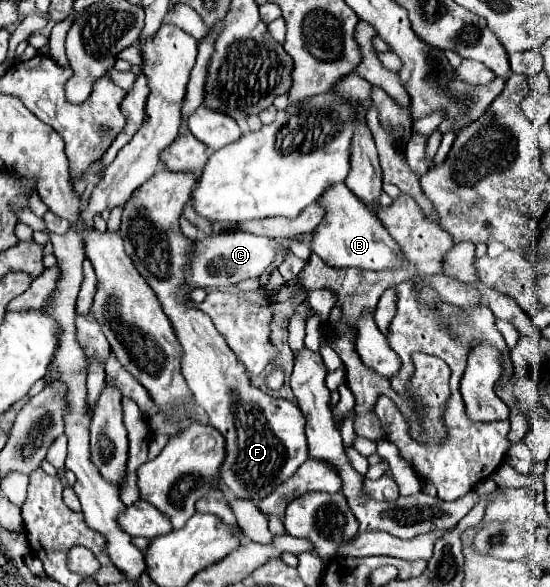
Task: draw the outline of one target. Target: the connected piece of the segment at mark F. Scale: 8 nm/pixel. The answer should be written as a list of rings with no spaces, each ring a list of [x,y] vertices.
[[[158,169],[124,205],[120,235],[126,253],[156,293],[174,327],[178,343],[182,345],[182,375],[194,401],[208,413],[210,423],[226,437],[228,453],[222,465],[222,483],[228,485],[234,497],[264,499],[308,459],[308,443],[304,437],[306,417],[292,401],[274,399],[254,387],[246,369],[236,359],[236,353],[228,347],[220,331],[216,331],[212,319],[188,305],[192,287],[186,277],[196,241],[182,233],[178,219],[188,203],[186,189],[192,187],[194,177]]]

